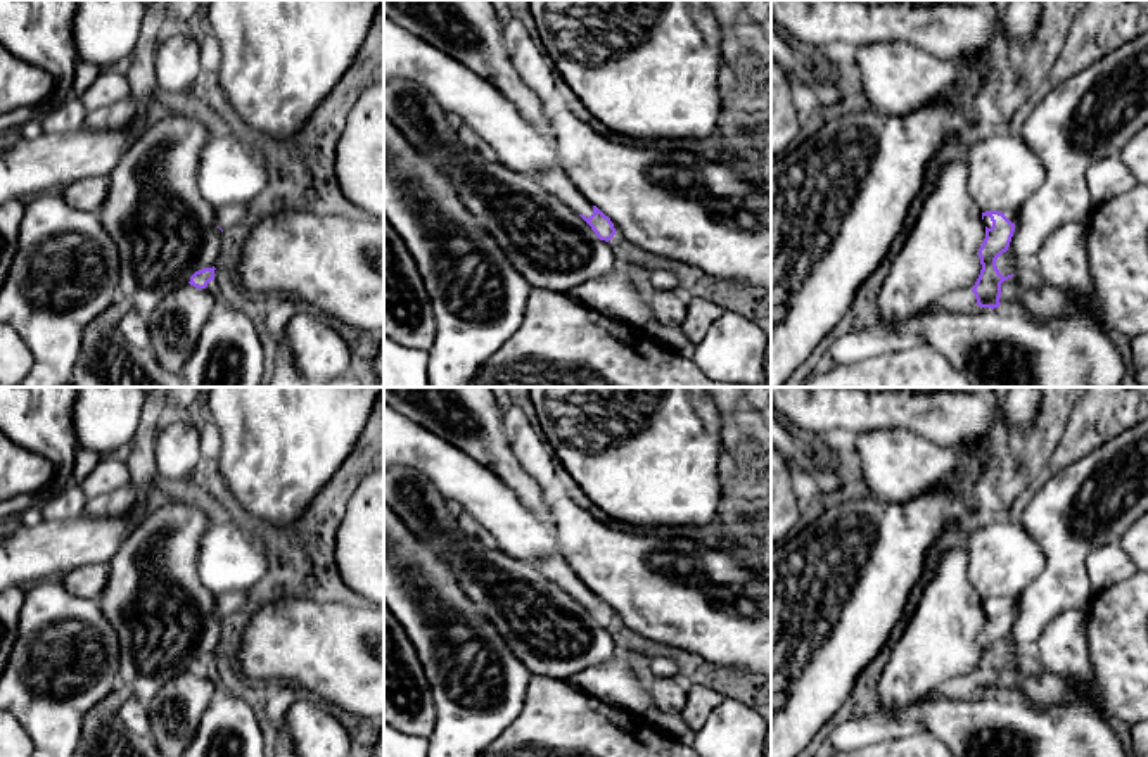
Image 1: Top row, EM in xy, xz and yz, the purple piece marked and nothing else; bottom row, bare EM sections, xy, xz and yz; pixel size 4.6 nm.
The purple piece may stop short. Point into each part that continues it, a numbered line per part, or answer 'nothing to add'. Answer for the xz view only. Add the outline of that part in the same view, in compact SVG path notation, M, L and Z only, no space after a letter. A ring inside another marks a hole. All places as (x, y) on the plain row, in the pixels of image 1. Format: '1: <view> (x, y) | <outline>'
1: xz (554, 567) | M555 551L543 562L536 562L534 567L550 581L558 584L564 591L574 596L577 601L590 605L593 601L593 591L574 574L565 558Z

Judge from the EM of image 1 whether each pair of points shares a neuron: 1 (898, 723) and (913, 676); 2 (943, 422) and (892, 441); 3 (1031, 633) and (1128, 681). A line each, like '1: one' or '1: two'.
1: two
2: two
3: two

